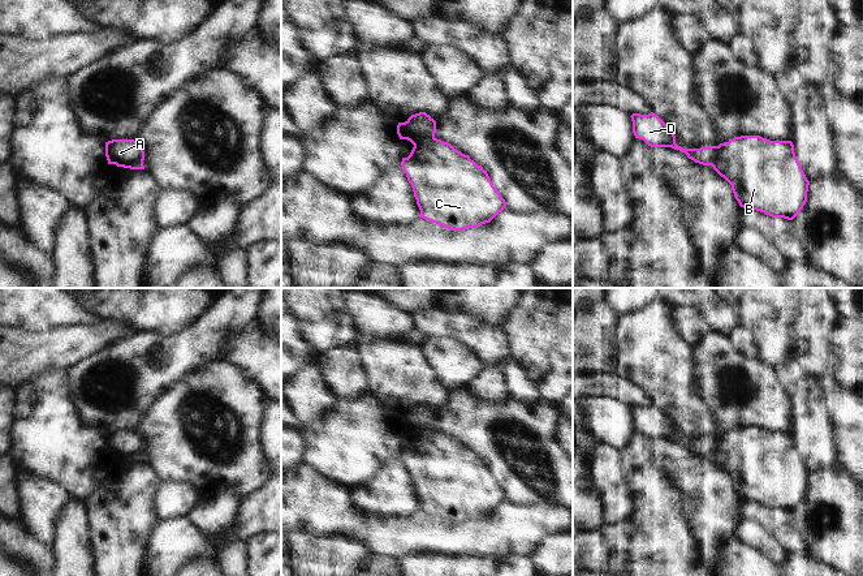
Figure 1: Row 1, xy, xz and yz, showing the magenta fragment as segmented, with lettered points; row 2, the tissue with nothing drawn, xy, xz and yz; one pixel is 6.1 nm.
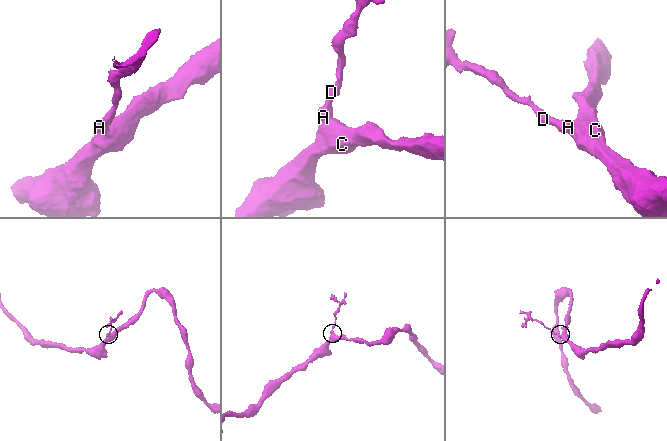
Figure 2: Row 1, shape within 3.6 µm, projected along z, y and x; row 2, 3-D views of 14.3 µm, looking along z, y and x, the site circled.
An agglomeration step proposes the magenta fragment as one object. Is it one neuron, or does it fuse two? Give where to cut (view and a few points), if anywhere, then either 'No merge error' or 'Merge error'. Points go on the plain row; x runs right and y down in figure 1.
Split along xz (434, 428), (422, 432), (414, 438). Merge error

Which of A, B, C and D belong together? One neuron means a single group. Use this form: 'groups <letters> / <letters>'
groups A D / B C

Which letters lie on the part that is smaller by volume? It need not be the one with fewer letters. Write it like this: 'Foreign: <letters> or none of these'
Foreign: A, D

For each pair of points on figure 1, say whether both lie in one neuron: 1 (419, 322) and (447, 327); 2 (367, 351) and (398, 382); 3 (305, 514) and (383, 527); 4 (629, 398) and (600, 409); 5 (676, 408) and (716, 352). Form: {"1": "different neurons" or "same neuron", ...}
{"1": "same neuron", "2": "same neuron", "3": "same neuron", "4": "different neurons", "5": "different neurons"}

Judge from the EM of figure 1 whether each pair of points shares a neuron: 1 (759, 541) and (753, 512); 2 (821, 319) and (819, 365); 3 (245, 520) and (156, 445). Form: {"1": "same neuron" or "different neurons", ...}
{"1": "different neurons", "2": "same neuron", "3": "different neurons"}

